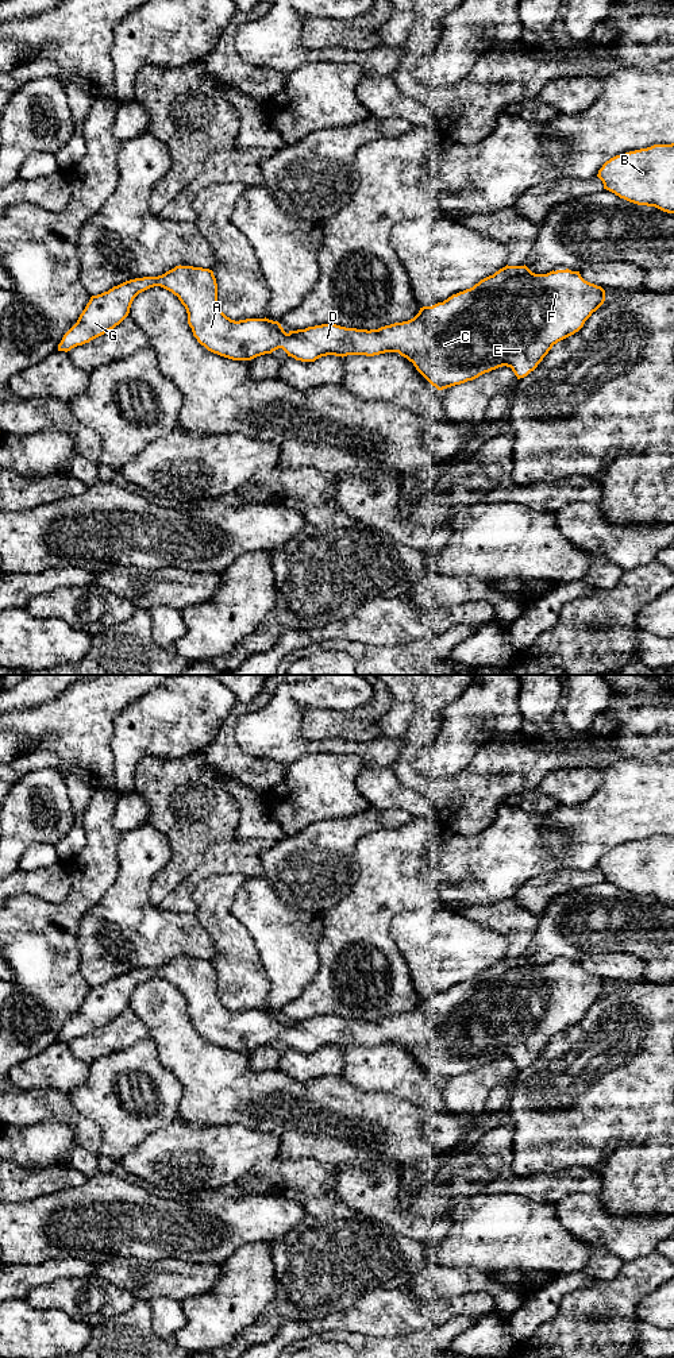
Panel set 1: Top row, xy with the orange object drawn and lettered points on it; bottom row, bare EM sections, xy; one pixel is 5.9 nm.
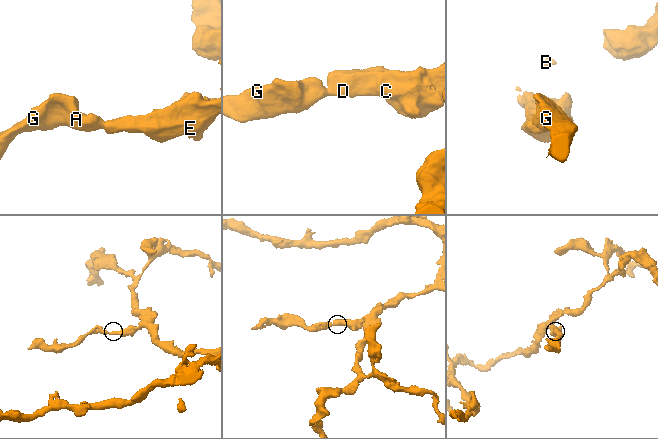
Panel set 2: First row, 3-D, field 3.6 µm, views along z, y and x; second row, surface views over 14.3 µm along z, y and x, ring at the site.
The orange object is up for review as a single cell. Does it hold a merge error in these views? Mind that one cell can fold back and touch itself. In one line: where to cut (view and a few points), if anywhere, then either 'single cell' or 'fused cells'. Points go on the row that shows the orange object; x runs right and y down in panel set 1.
no cut; single cell

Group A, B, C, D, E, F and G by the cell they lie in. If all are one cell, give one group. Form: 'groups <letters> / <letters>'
groups A B C D E F G

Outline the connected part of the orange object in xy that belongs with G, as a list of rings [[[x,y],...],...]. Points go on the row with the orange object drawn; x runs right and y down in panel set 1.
[[[180,265],[162,275],[130,279],[92,296],[77,323],[63,335],[58,351],[68,352],[113,329],[128,316],[134,298],[154,286],[178,297],[186,309],[193,336],[208,351],[220,356],[251,360],[282,348],[296,360],[315,362],[327,355],[343,358],[398,352],[438,390],[473,381],[502,366],[511,367],[517,379],[527,377],[554,344],[578,332],[605,301],[605,290],[585,281],[579,271],[566,269],[535,274],[525,265],[507,265],[473,288],[452,294],[443,302],[420,308],[408,321],[370,331],[321,324],[286,333],[278,321],[266,317],[231,320],[217,305],[213,271]]]

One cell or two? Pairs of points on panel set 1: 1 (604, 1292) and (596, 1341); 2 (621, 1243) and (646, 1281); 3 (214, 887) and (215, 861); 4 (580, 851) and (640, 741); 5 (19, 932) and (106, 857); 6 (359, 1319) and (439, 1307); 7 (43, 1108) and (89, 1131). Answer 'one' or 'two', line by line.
1: one
2: two
3: two
4: two
5: one
6: one
7: one

